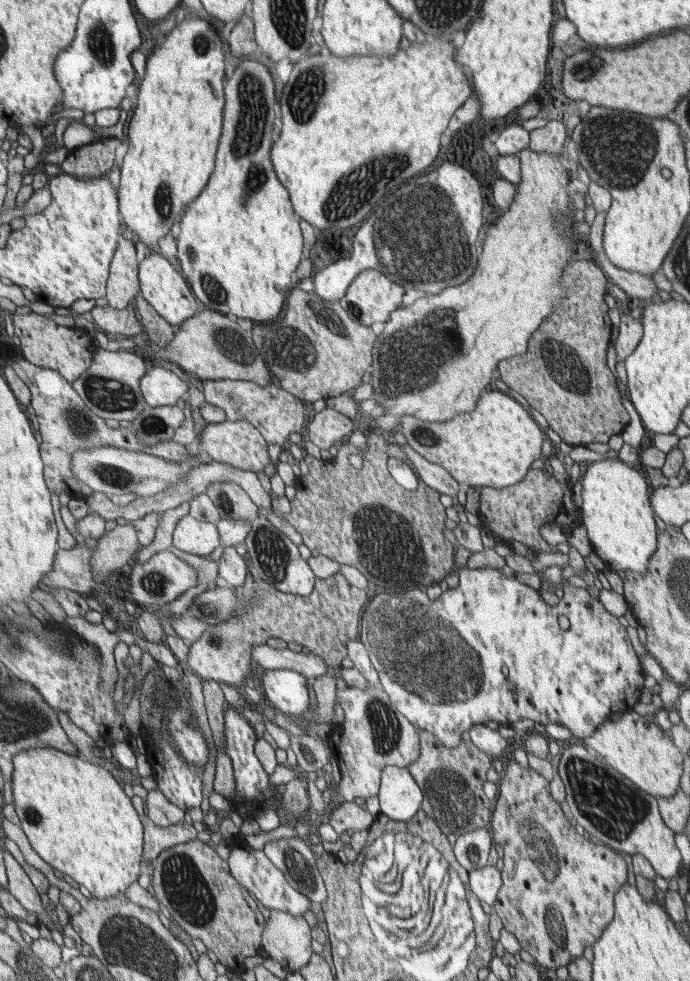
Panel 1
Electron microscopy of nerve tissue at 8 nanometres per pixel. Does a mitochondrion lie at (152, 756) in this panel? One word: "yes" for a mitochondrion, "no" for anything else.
no

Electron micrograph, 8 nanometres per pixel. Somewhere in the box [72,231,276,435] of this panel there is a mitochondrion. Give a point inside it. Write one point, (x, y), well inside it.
(106, 393)

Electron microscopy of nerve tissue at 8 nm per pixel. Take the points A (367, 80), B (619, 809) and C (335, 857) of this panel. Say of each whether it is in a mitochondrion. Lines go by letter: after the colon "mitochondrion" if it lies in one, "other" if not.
A: other
B: mitochondrion
C: other

